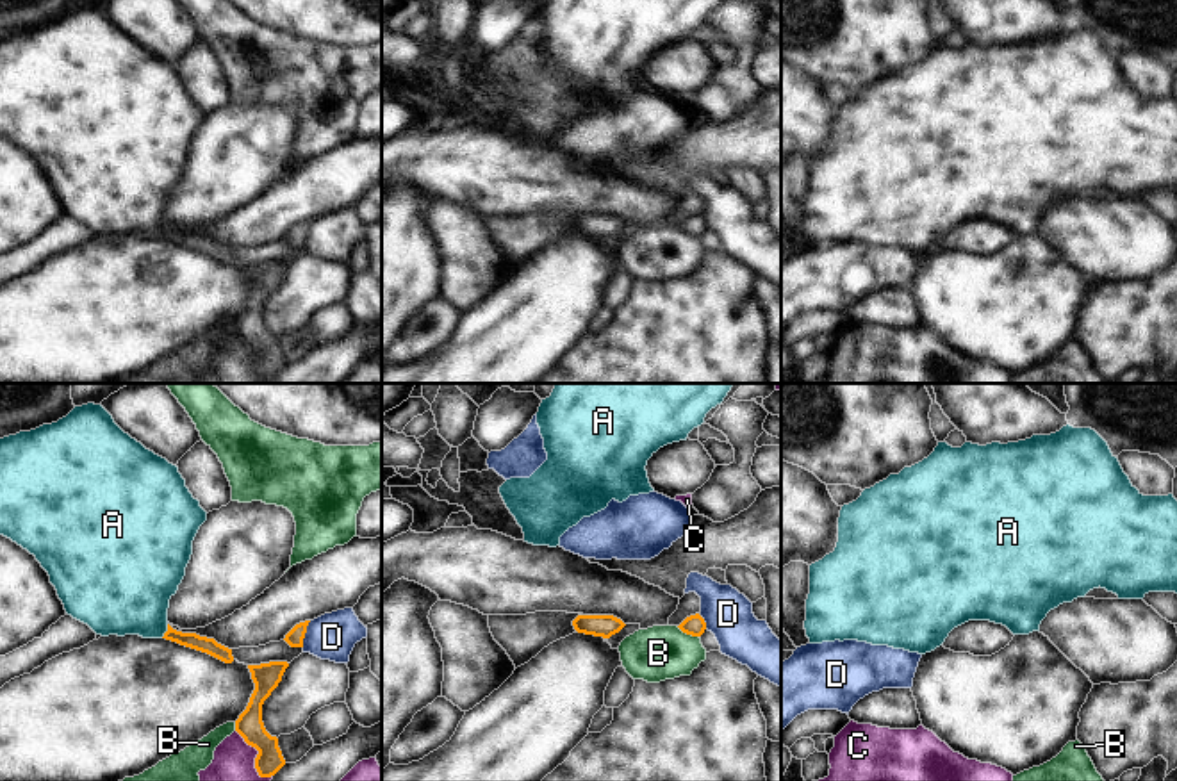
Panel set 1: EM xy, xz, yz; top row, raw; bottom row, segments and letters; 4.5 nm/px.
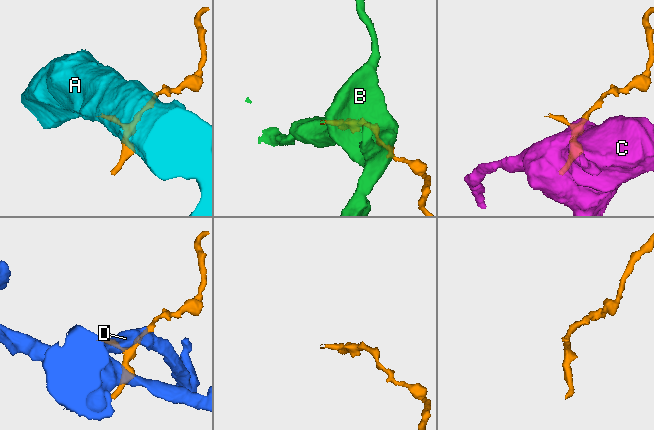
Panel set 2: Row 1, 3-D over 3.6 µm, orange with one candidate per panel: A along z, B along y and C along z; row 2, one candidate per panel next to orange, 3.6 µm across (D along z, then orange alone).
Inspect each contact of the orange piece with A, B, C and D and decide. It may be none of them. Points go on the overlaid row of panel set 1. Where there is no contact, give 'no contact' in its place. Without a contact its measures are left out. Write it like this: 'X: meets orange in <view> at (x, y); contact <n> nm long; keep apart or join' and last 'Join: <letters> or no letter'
A: meets orange in xy at (166, 632); contact 70 nm long; join
B: meets orange in xz at (687, 633); contact 120 nm long; keep apart
C: meets orange in xy at (257, 756); contact 280 nm long; keep apart
D: meets orange in xy at (305, 632); contact 130 nm long; keep apart
Join: A

